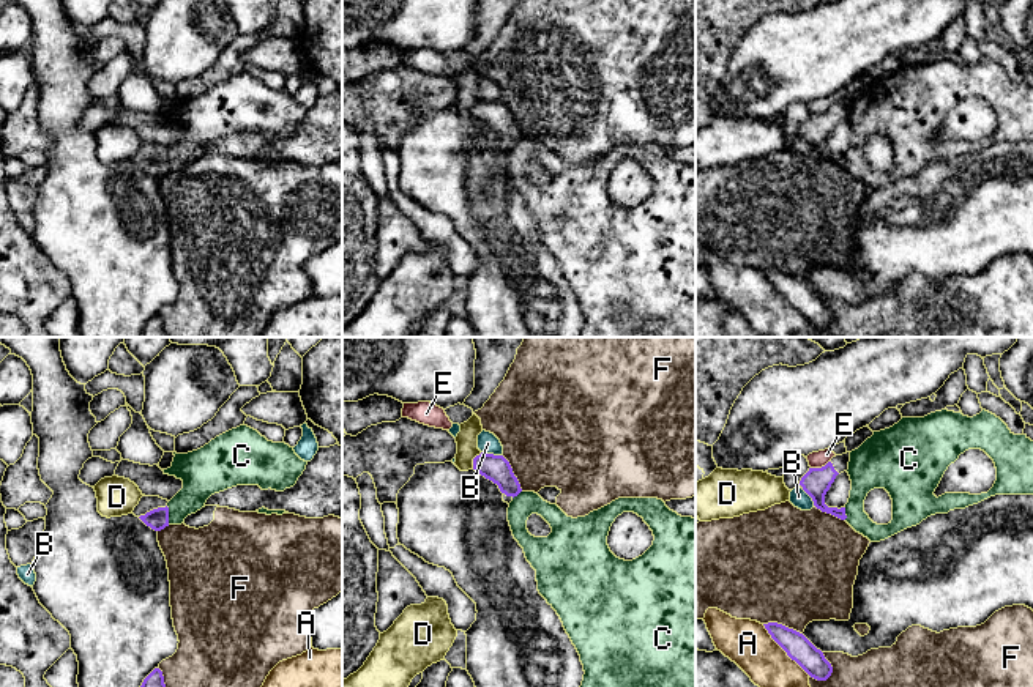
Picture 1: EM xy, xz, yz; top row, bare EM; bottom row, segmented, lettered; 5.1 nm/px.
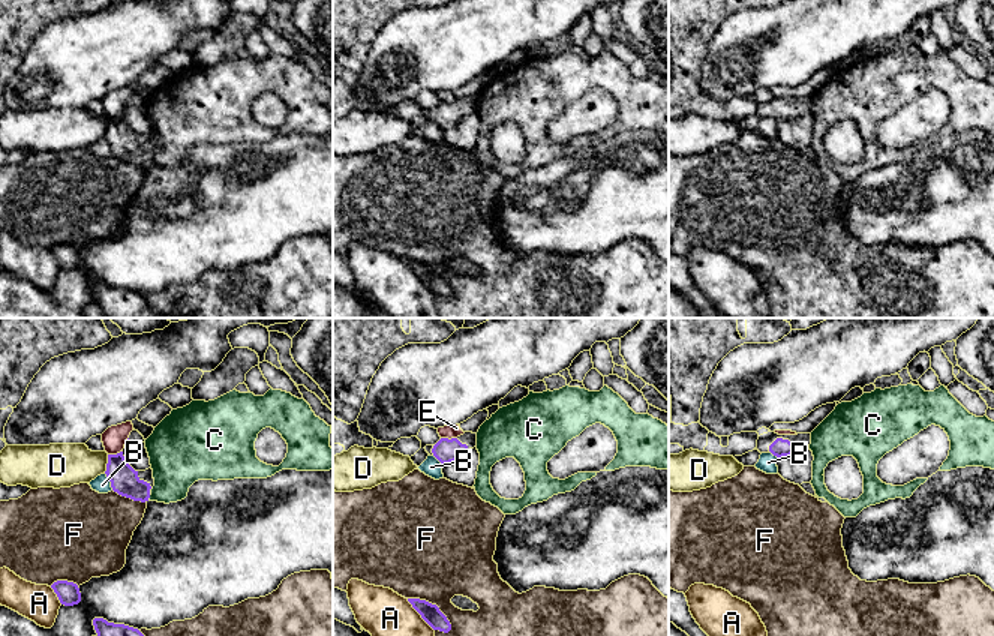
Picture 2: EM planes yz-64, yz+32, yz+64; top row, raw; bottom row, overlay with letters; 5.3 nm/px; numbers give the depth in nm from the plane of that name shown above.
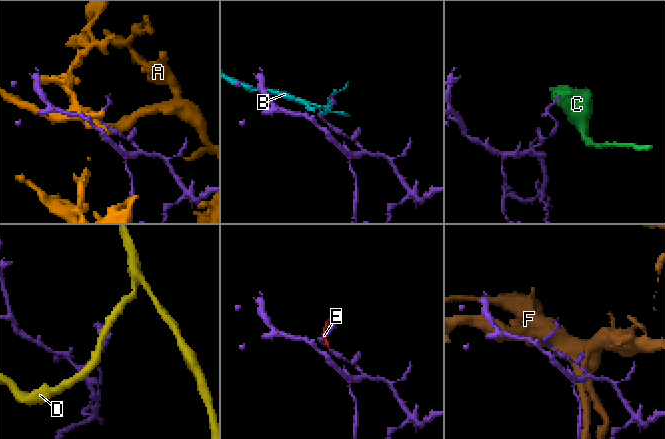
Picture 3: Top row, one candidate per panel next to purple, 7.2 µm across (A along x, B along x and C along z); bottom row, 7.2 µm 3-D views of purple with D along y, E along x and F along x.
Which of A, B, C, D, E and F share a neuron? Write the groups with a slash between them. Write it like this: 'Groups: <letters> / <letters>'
Groups: A / B / C / D / E / F

